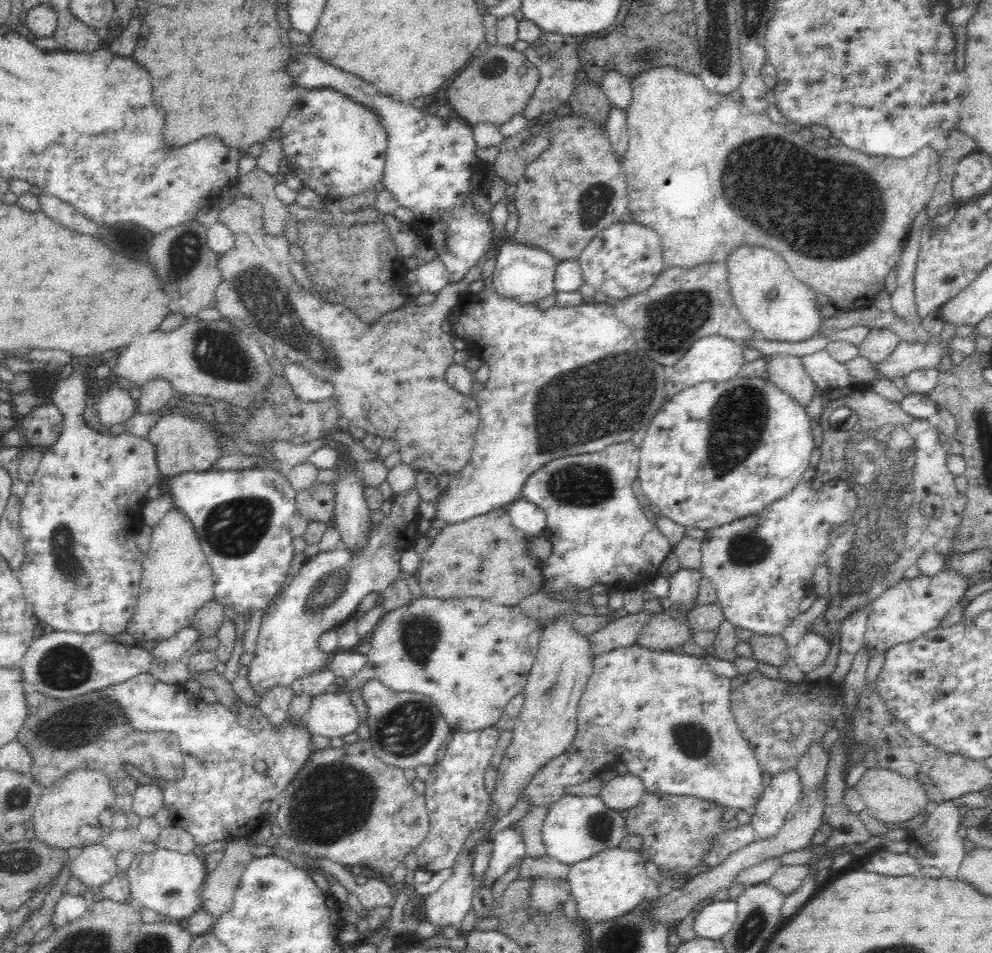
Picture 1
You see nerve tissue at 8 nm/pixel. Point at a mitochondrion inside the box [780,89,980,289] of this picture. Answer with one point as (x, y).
(946, 271)

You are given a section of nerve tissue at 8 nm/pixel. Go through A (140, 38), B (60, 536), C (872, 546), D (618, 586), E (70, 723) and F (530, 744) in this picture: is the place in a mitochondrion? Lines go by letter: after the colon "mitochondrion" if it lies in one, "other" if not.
A: other
B: mitochondrion
C: mitochondrion
D: other
E: mitochondrion
F: other

